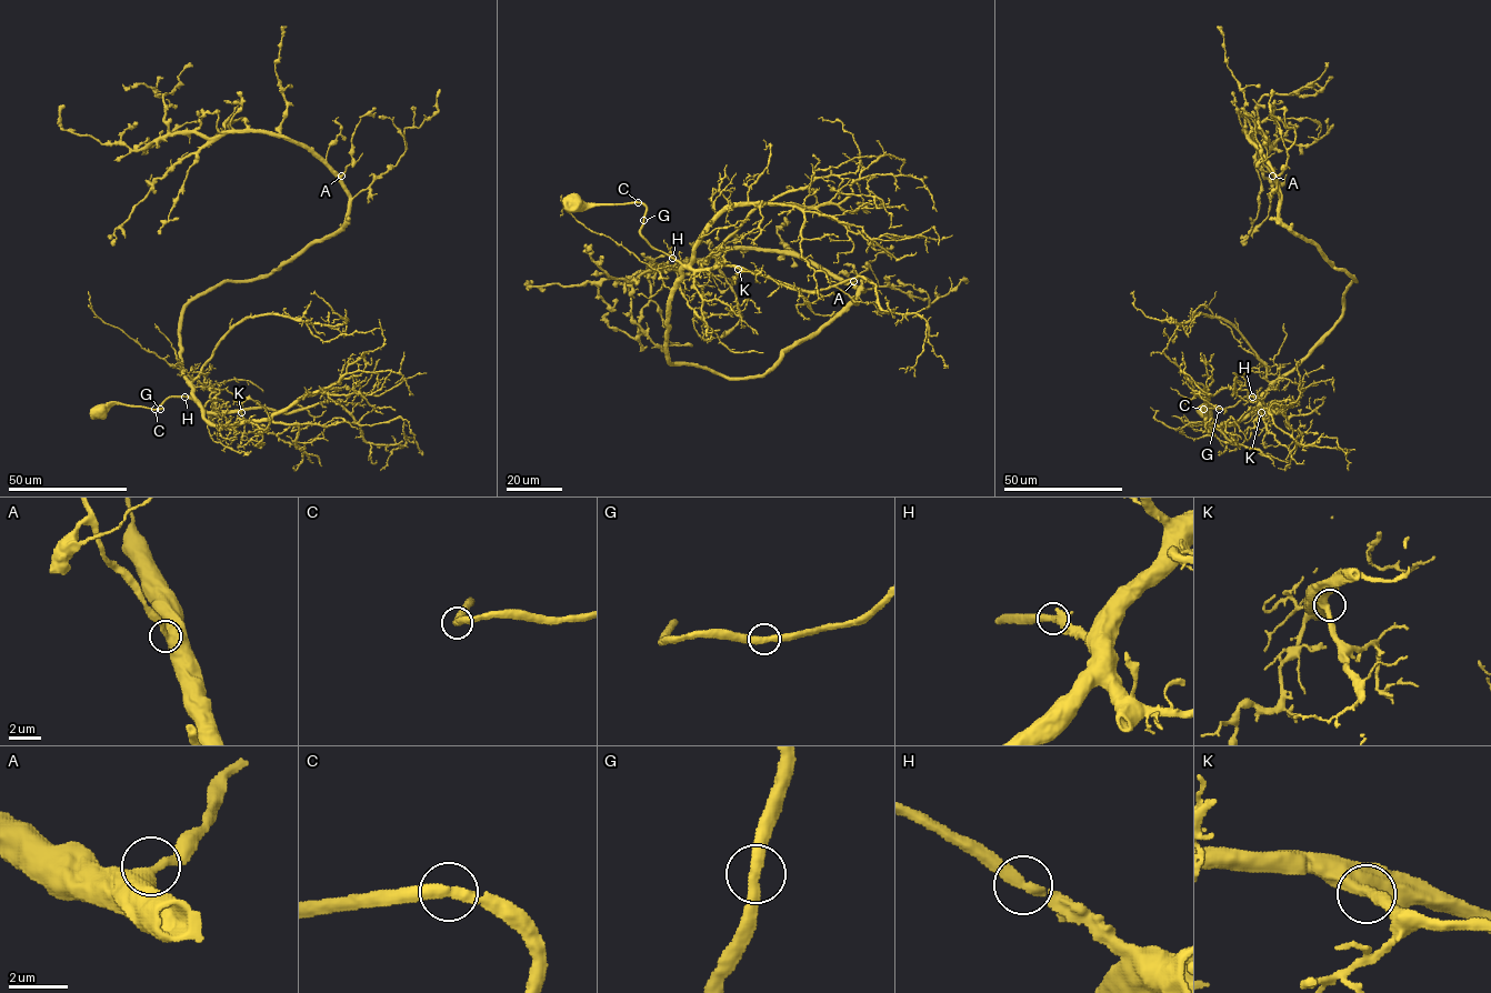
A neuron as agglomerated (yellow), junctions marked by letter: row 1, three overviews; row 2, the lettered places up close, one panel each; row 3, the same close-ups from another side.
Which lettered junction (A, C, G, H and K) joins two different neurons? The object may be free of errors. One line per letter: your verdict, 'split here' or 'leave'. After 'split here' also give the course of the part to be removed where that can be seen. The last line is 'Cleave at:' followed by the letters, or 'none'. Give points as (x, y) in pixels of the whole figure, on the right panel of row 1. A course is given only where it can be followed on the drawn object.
A: leave
C: leave
G: leave
H: leave
K: leave
Cleave at: none

